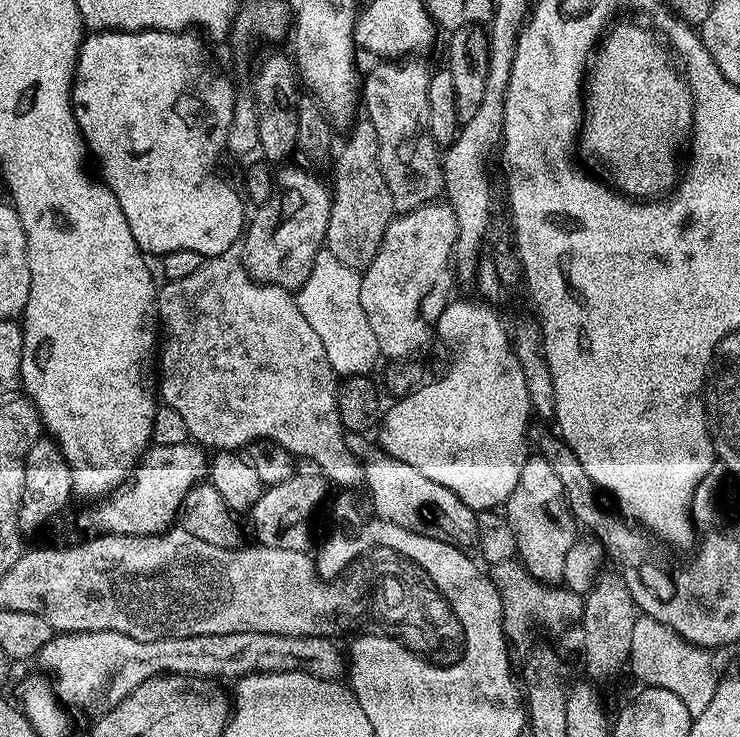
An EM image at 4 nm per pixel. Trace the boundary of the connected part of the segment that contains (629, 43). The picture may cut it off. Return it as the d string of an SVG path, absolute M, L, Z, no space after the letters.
M624 20L621 24L615 24L616 23L613 23L611 27L605 31L604 35L600 37L600 42L596 46L594 55L591 57L590 67L586 73L582 148L584 144L585 150L588 151L589 158L600 167L601 173L599 172L599 175L603 177L615 191L629 198L660 198L665 194L671 193L678 183L678 173L682 168L682 160L680 164L680 151L682 151L683 148L685 151L686 145L689 143L692 134L692 115L696 109L692 88L687 82L685 73L681 71L681 69L680 72L676 69L675 62L677 63L677 61L674 59L669 45L665 43L651 27L645 26L643 23L641 23L642 25L635 24L632 20Z

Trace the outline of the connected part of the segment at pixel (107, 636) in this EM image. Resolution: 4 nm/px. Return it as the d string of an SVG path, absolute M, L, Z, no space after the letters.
M90 631L76 633L61 633L55 635L50 642L46 644L40 651L38 663L48 670L52 676L50 678L53 692L60 702L69 710L74 712L82 712L90 716L92 720L100 719L105 716L115 706L121 704L123 698L126 698L135 687L142 685L150 678L162 676L165 674L177 674L190 677L191 676L232 676L231 678L239 678L242 676L252 676L256 672L309 672L312 676L317 676L323 680L339 681L346 672L346 656L338 645L328 636L282 636L280 634L258 634L257 632L243 632L242 634L218 634L214 636L195 636L194 638L158 638L154 642L142 642L140 639L131 638L130 635L119 634L117 631Z

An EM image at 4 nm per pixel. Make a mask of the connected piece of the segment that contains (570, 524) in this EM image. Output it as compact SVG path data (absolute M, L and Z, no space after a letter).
M529 455L528 461L522 466L518 486L514 486L514 494L510 494L506 505L506 515L510 530L514 530L516 555L525 570L542 584L559 585L564 579L566 554L570 554L578 539L578 525L562 490L562 481L558 474L554 474L554 466L550 466L543 455Z

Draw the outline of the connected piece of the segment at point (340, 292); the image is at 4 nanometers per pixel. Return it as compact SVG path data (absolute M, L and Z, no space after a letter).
M322 250L314 258L314 266L310 270L310 278L295 293L298 306L302 310L302 318L314 326L322 347L326 349L326 358L330 358L330 366L334 369L337 377L366 376L375 366L376 360L381 359L378 338L374 338L374 330L370 330L370 322L366 322L366 310L362 310L362 294L360 293L361 273L355 268L346 266L334 258L334 254Z

